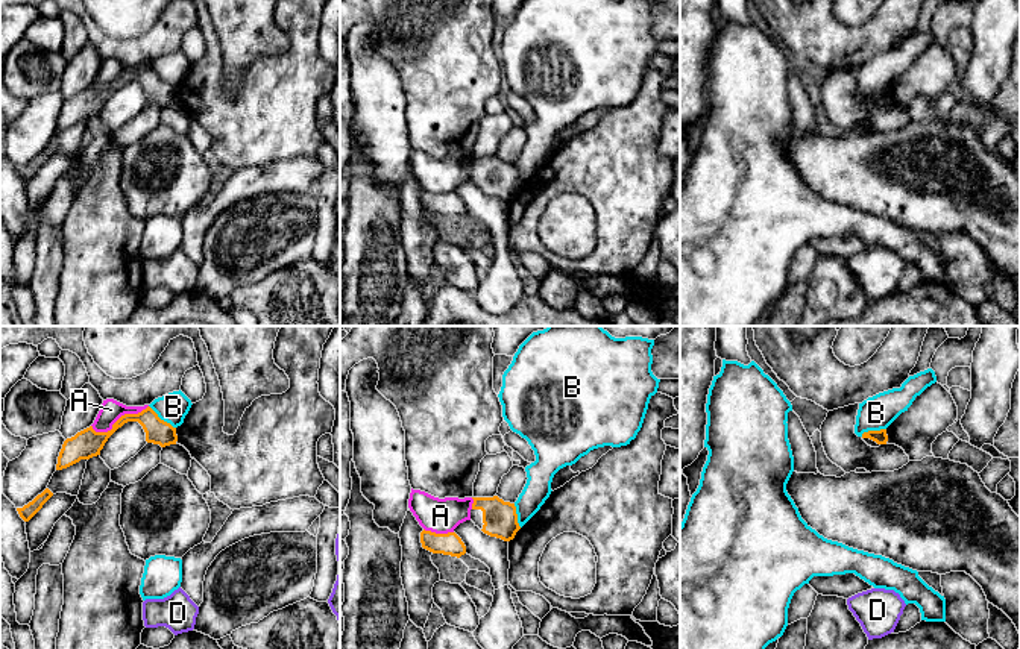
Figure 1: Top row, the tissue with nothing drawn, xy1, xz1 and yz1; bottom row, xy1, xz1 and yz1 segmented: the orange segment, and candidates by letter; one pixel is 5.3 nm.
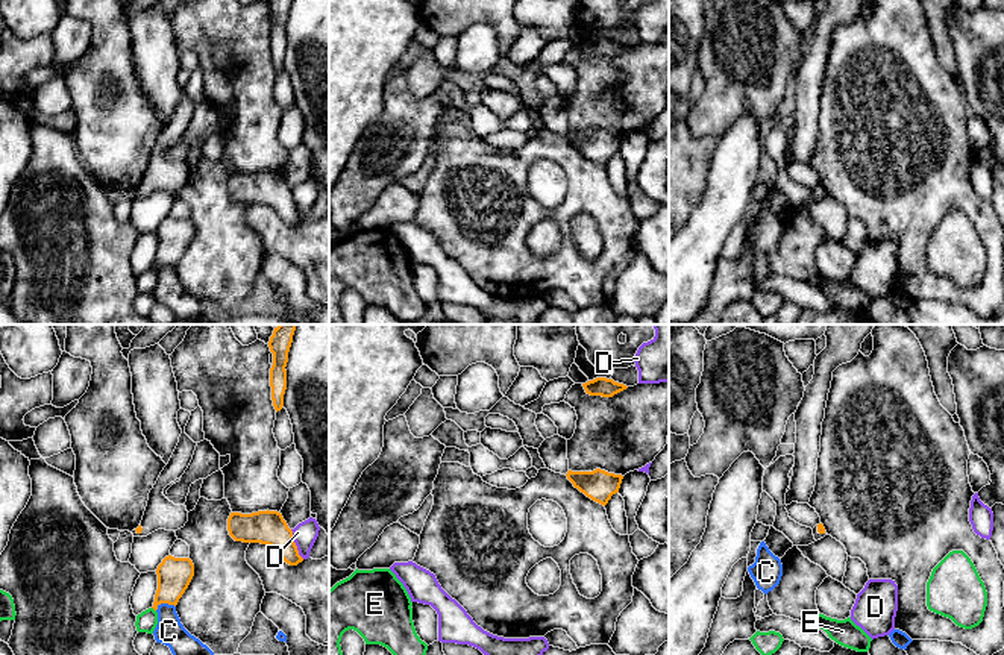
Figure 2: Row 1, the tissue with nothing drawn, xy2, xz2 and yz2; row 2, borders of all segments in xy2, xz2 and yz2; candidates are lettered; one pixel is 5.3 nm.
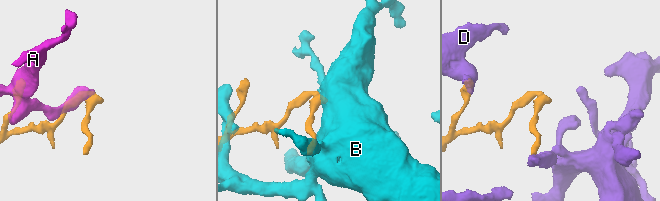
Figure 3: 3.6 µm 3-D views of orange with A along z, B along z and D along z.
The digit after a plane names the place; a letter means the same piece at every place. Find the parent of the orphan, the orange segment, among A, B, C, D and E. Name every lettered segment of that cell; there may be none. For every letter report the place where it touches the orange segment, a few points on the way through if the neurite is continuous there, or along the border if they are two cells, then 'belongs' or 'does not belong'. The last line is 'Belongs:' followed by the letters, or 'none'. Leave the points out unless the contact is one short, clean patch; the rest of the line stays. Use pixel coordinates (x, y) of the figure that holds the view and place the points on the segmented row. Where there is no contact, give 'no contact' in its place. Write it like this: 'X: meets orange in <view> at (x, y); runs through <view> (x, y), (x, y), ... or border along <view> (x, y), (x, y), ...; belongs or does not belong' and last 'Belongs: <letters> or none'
A: meets orange in xy1 at (119, 419); does not belong
B: meets orange in xy1 at (160, 419); border along xy1 (149, 405), (175, 428); does not belong
C: meets orange in xy2 at (164, 602); does not belong
D: meets orange in xy2 at (294, 545); does not belong
E: meets orange in xy2 at (153, 608); border along xy2 (152, 607), (155, 611); does not belong
Belongs: none

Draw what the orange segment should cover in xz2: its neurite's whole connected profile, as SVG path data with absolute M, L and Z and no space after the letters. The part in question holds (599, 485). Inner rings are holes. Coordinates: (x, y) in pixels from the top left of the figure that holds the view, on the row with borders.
M596 469L593 472L567 472L567 479L591 500L607 505L619 493L623 476Z

